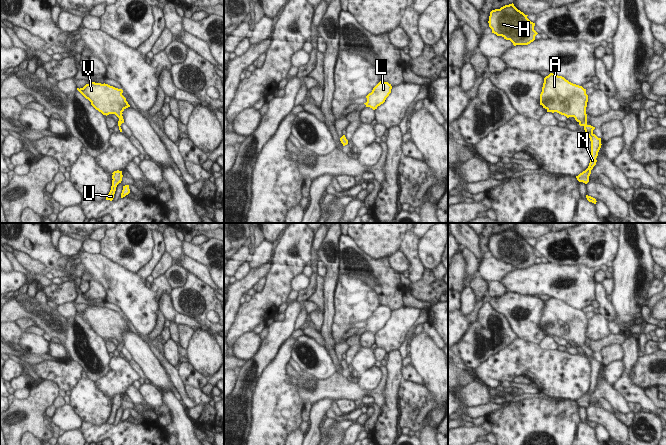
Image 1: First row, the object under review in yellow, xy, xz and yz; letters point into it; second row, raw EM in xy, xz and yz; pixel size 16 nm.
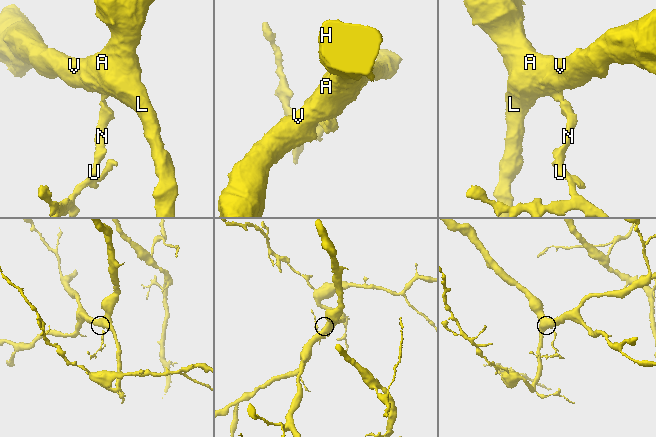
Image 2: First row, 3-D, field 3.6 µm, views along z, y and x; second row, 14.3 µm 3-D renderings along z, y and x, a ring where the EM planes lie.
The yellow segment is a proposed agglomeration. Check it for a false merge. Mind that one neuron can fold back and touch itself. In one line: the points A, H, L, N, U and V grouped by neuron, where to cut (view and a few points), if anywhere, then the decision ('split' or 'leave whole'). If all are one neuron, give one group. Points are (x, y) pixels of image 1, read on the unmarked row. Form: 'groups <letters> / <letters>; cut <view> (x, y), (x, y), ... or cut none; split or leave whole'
groups A H L N U V; cut none; leave whole

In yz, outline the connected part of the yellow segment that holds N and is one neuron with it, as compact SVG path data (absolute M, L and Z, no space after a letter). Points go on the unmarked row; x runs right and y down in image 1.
M550 297L544 302L540 329L547 336L557 336L561 339L574 341L580 350L584 351L585 357L591 365L591 381L588 392L576 400L579 406L587 408L591 394L596 389L596 382L601 372L601 362L598 362L593 354L595 351L587 348L586 331L588 319L582 310L573 308L562 300Z

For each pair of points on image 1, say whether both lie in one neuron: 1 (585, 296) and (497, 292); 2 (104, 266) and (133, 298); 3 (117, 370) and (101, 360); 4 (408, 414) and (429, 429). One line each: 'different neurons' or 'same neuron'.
1: different neurons
2: same neuron
3: different neurons
4: different neurons

